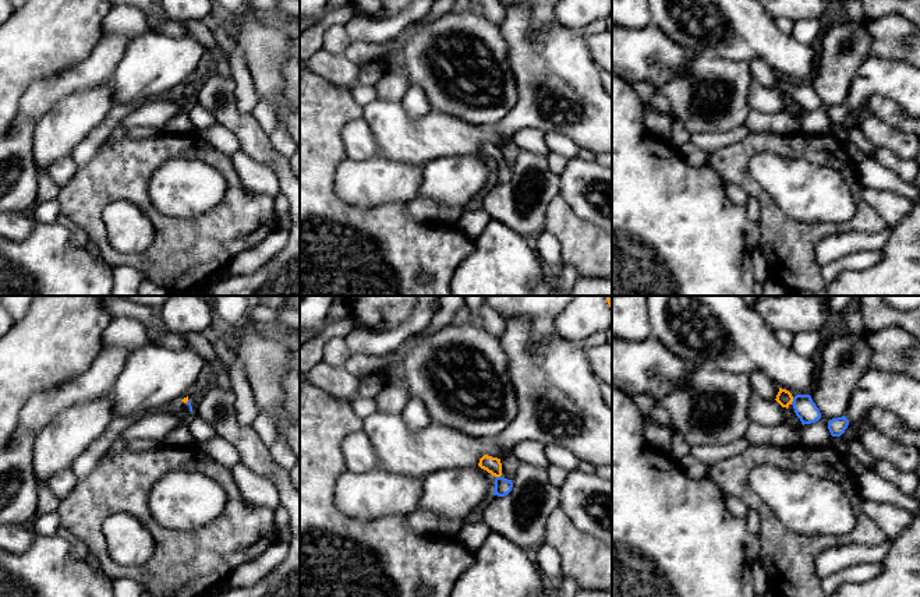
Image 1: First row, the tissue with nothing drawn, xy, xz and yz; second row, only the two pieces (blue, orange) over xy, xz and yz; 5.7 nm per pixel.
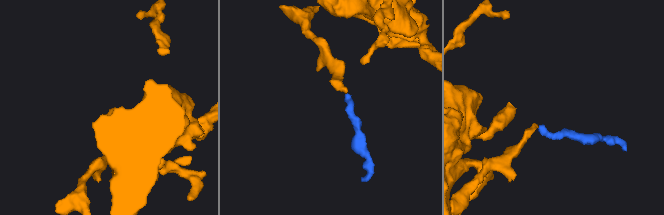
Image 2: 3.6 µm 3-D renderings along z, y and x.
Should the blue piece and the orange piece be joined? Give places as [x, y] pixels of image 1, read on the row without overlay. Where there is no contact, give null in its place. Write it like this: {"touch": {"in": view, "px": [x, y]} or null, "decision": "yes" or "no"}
{"touch": {"in": "yz", "px": [793, 88]}, "decision": "yes"}

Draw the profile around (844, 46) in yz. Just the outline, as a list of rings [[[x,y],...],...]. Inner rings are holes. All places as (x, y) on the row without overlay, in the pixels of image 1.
[[[867,20],[832,24],[821,32],[818,42],[818,60],[810,81],[821,100],[821,106],[804,112],[800,127],[807,134],[828,134],[831,120],[828,109],[845,103],[854,74],[861,63],[870,57],[871,36]]]

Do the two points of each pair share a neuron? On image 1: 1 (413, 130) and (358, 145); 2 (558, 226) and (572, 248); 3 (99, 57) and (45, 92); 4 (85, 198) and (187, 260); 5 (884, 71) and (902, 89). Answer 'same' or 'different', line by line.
1: different
2: same
3: same
4: same
5: same

